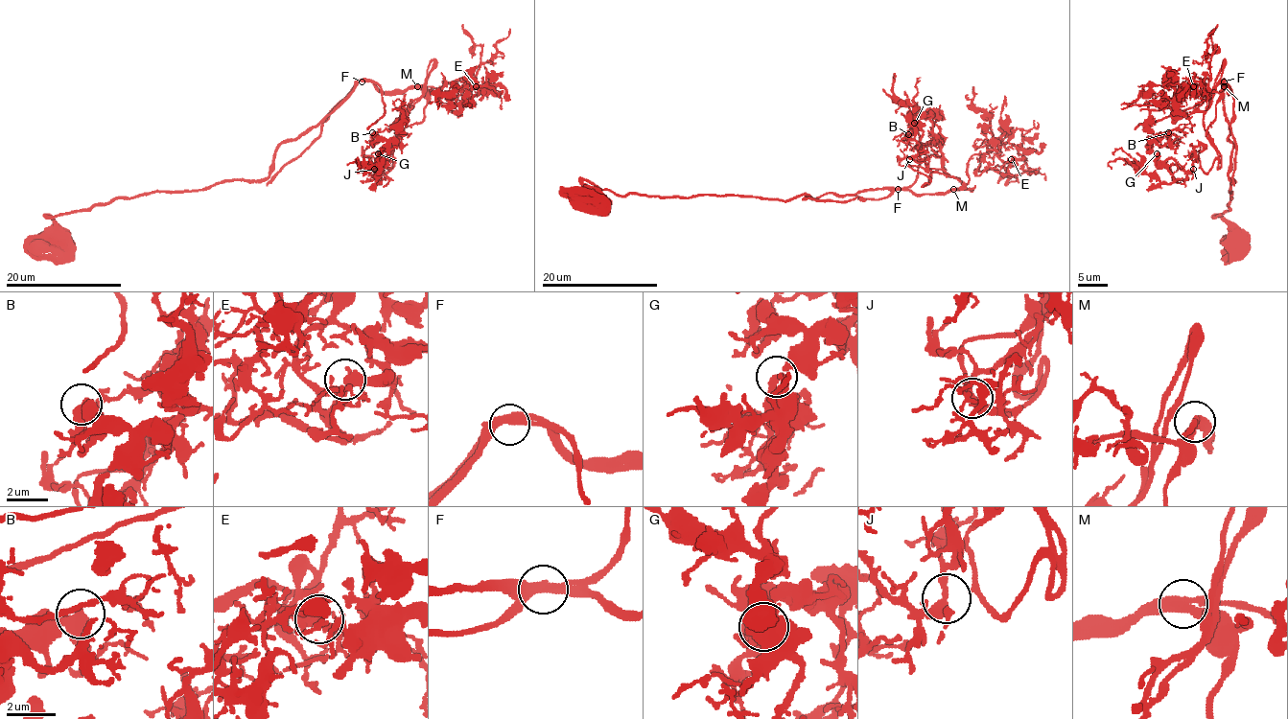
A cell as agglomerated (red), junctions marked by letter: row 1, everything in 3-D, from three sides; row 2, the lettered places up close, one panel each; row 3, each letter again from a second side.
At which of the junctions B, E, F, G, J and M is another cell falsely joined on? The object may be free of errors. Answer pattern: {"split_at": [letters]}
{"split_at": ["F"]}

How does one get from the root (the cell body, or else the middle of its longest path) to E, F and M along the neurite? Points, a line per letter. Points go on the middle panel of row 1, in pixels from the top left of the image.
E: (597, 207), (589, 183), (620, 195), (784, 200), (897, 188), (943, 194), (968, 182), (973, 154), (1011, 159)
F: (597, 207), (589, 183), (620, 195), (746, 195), (784, 200), (804, 194), (817, 197), (898, 189)
M: (597, 207), (589, 183), (620, 195), (784, 200), (804, 194), (953, 189)

